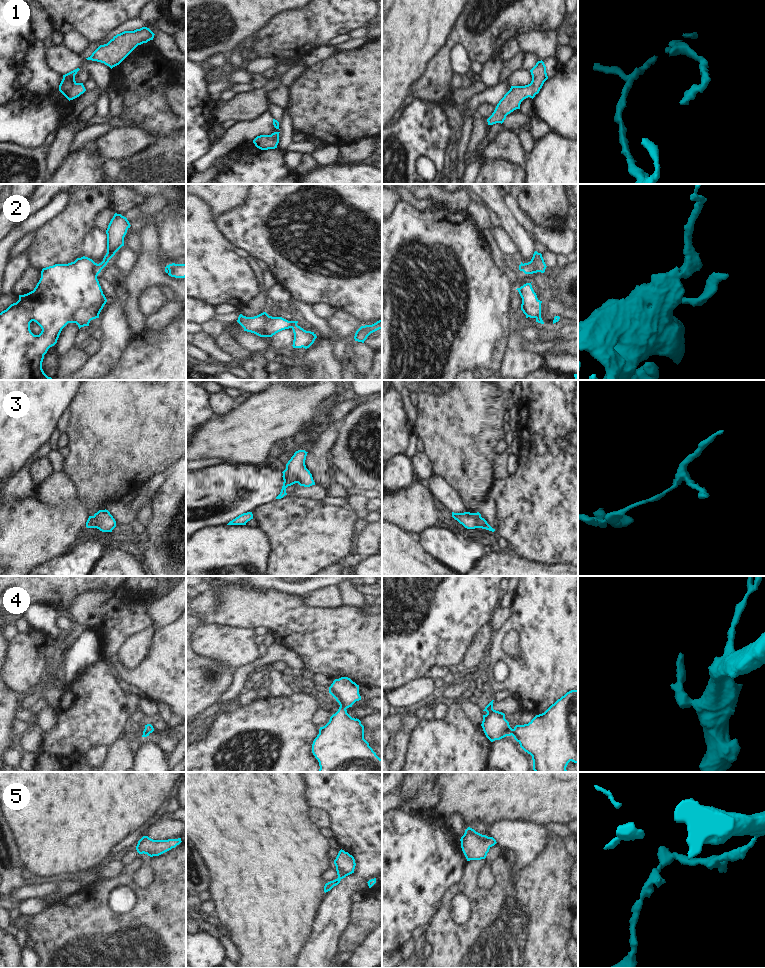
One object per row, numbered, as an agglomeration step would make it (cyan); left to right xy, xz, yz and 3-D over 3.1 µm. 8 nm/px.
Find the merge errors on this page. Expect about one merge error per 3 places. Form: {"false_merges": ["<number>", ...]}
{"false_merges": ["2", "3"]}

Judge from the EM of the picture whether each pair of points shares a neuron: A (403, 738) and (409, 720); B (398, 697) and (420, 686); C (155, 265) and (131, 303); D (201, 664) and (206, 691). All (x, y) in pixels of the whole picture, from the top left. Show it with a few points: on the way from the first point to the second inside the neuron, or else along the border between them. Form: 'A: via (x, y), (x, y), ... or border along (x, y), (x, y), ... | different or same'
A: via (404, 734), (409, 724) | same
B: via (403, 696), (415, 690) | same
C: via (146, 274), (135, 285), (133, 294) | same
D: via (201, 671), (201, 684) | same

